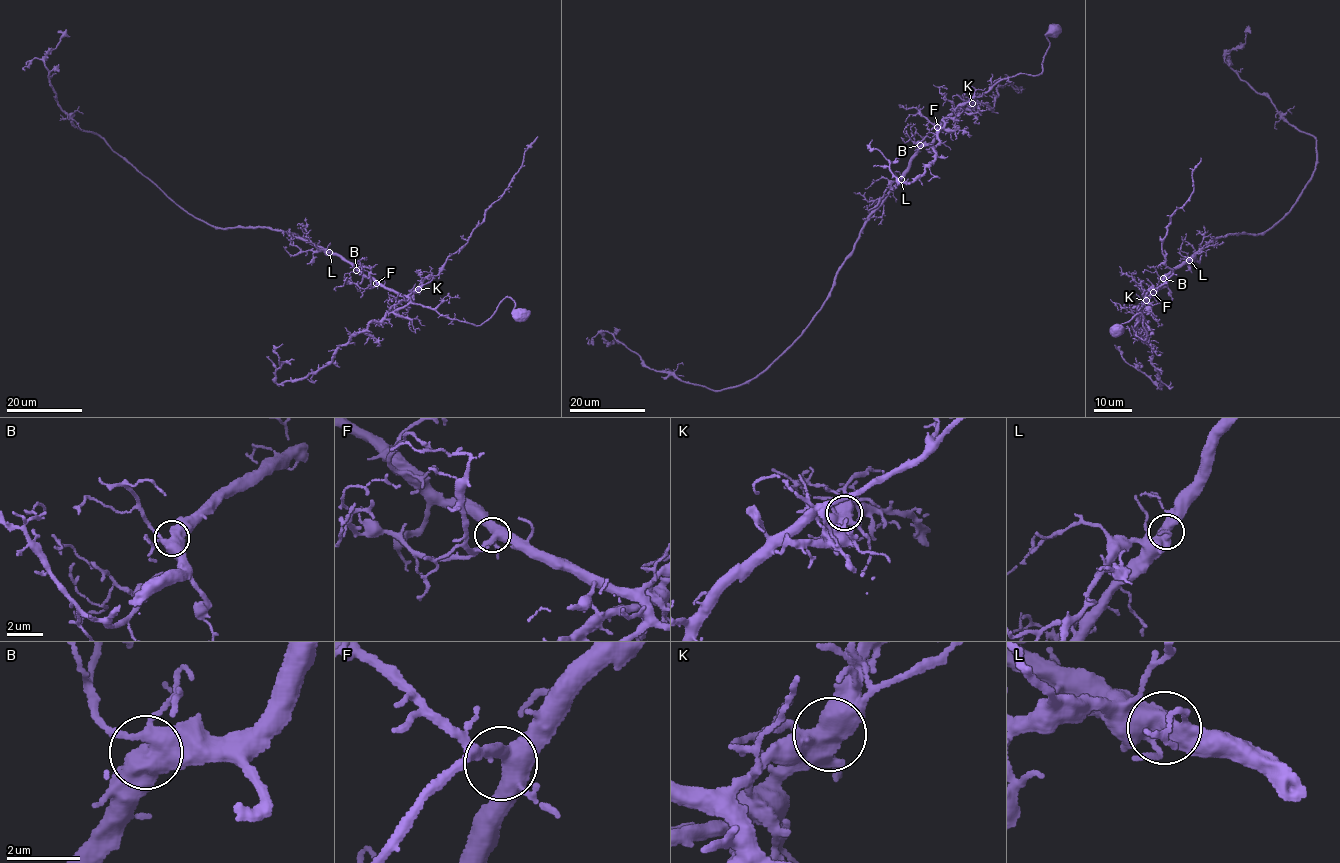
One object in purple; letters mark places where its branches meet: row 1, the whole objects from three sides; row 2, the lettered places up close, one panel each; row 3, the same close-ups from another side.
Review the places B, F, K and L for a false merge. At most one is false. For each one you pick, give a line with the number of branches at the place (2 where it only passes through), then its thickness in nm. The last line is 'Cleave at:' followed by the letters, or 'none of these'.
K: Branches: 4. Thickness 500 nm
Cleave at: K

